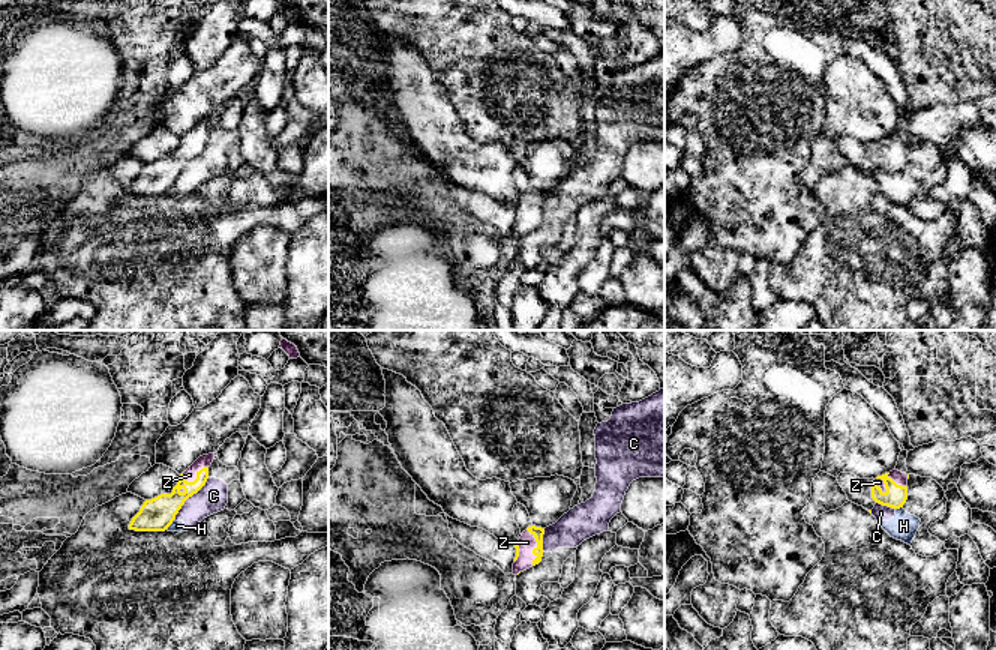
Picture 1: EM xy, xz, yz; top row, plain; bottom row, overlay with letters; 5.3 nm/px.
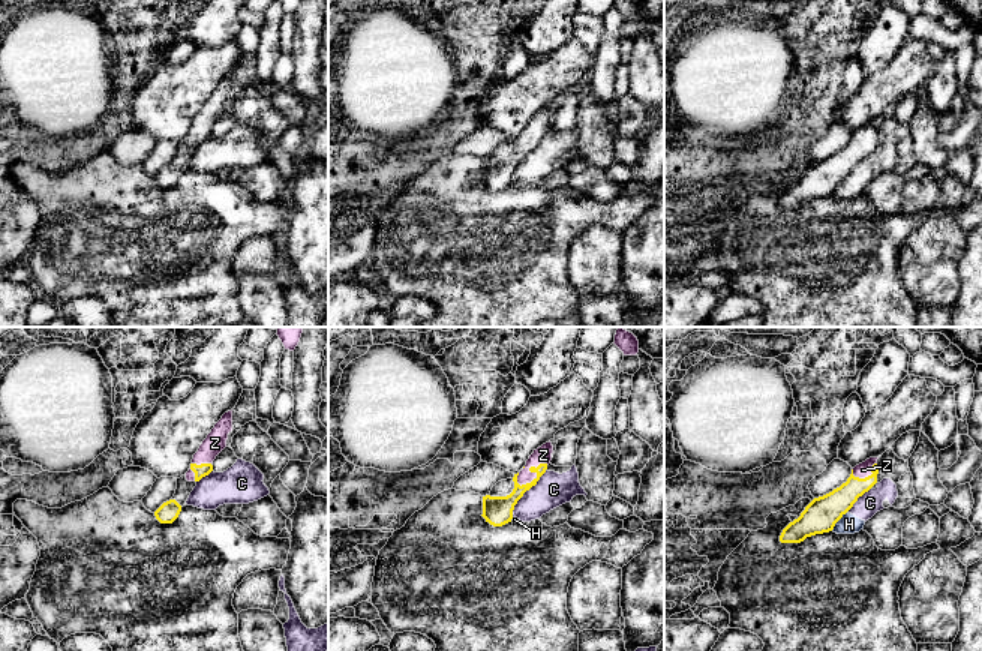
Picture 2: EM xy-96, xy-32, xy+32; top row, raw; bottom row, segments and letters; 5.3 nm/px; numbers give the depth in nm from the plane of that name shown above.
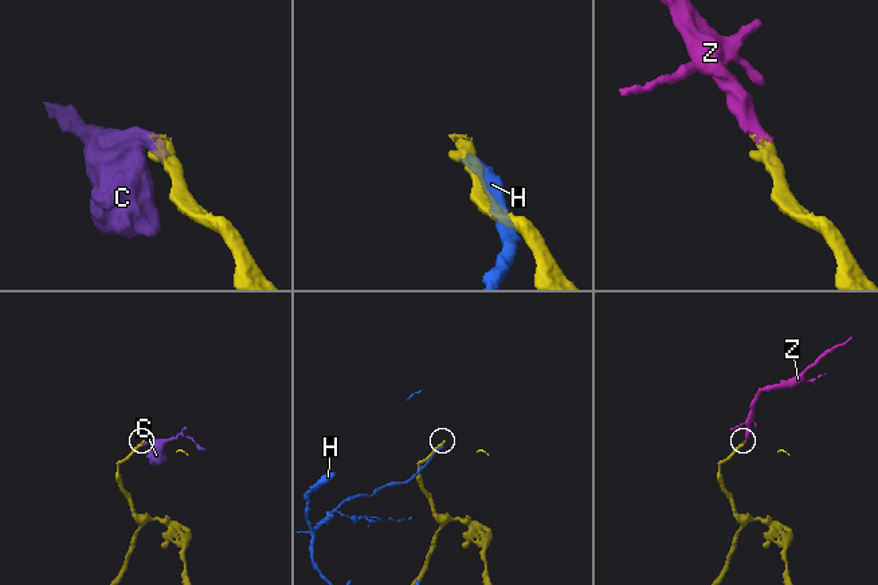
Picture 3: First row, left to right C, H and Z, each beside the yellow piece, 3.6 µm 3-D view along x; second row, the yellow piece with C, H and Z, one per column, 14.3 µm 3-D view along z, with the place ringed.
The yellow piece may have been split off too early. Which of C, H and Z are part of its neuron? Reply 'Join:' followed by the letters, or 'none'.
Join: Z

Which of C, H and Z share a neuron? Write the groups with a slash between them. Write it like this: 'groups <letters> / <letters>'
groups C H / Z

